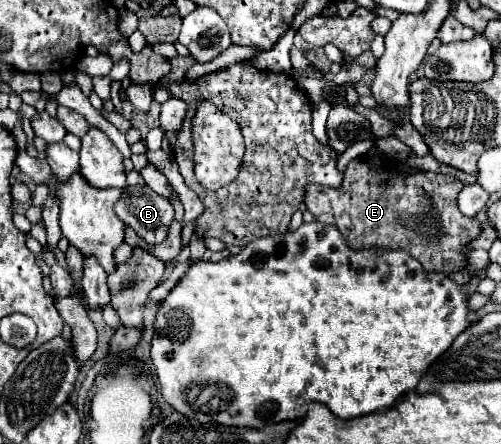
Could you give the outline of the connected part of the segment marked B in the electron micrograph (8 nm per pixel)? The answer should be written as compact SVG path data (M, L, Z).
M126 186L114 212L148 244L160 244L174 220L172 204L148 186Z

